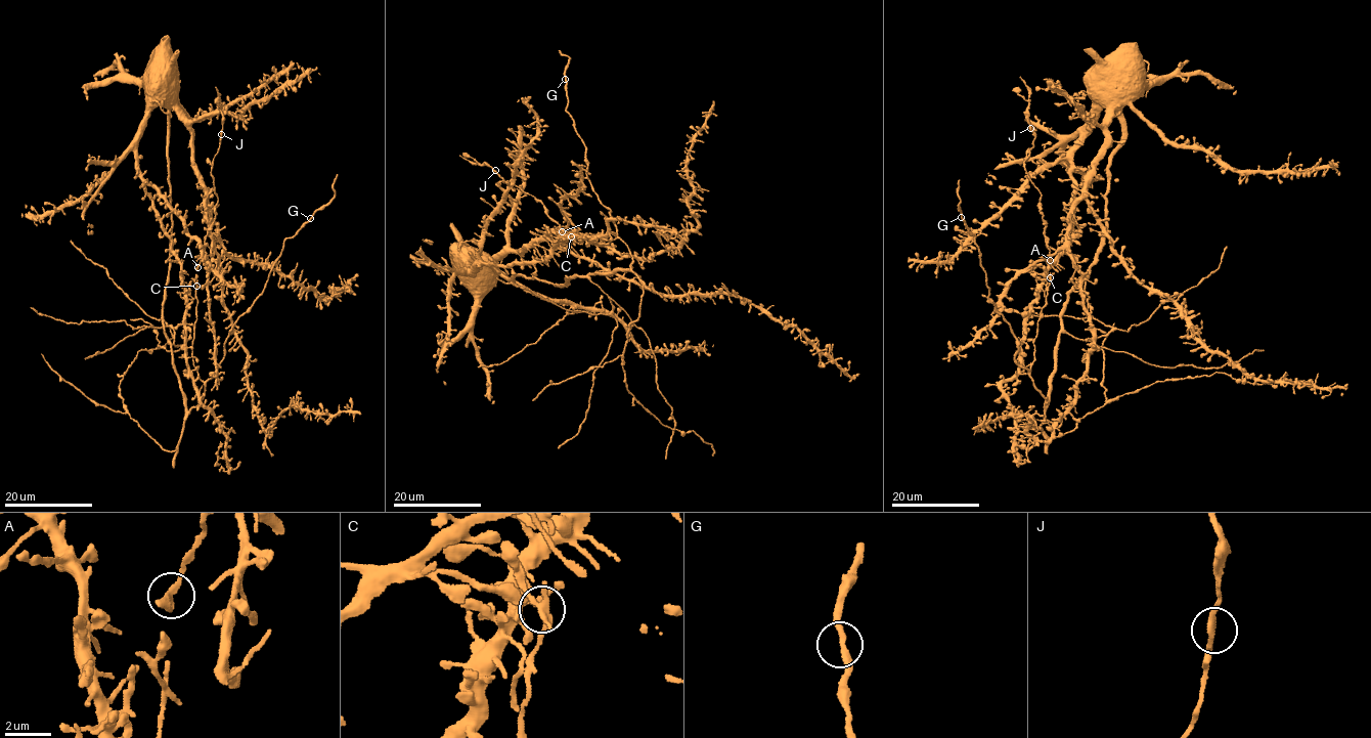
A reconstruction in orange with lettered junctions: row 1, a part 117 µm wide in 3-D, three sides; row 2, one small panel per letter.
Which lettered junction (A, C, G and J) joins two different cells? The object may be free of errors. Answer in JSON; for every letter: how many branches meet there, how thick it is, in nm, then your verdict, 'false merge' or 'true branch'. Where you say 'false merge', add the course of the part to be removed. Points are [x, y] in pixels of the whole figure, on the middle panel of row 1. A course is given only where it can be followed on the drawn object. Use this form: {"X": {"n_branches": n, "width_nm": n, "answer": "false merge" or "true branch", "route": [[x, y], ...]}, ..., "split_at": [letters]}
{"A": {"n_branches": 2, "width_nm": 300, "answer": "true branch"}, "C": {"n_branches": 2, "width_nm": 280, "answer": "false merge"}, "G": {"n_branches": 2, "width_nm": 260, "answer": "true branch"}, "J": {"n_branches": 2, "width_nm": 280, "answer": "true branch"}, "split_at": ["C"]}

